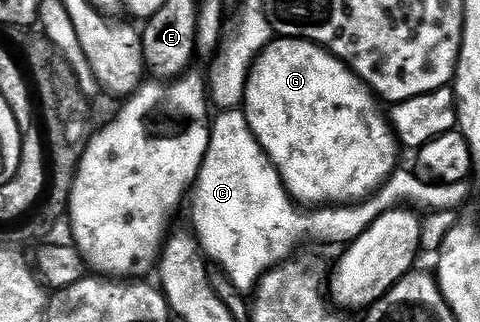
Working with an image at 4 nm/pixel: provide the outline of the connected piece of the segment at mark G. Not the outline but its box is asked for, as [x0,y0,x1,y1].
[242,37,398,203]

